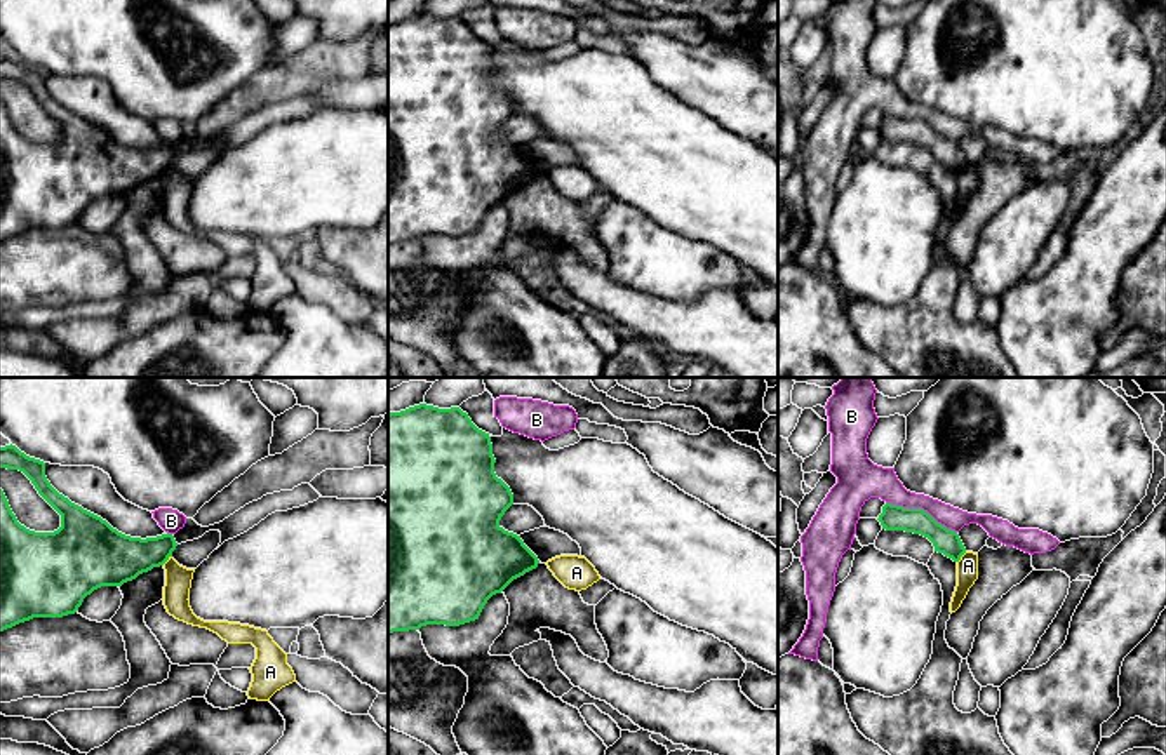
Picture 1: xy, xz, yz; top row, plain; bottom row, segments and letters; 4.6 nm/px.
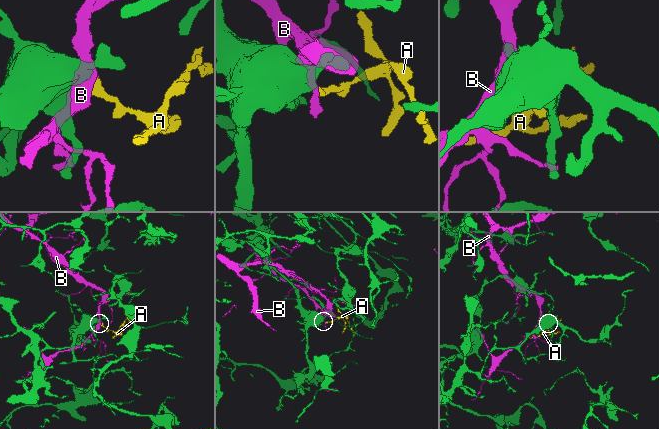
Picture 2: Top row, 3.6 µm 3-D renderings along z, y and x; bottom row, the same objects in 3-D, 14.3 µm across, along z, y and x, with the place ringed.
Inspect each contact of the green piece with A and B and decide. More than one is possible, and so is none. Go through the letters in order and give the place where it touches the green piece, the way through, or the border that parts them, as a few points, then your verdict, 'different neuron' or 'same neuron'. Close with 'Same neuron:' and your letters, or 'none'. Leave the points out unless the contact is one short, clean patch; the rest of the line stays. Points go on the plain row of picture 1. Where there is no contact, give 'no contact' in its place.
A: meets green in xy at (166, 171); border along xy (171, 166), (162, 174); different neuron
B: meets green in yz at (921, 119); different neuron
Same neuron: none

